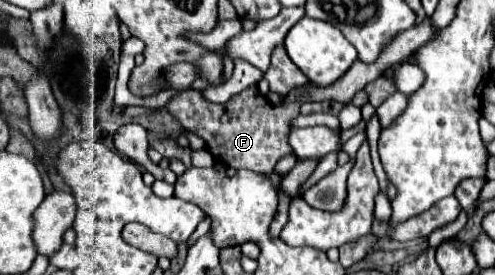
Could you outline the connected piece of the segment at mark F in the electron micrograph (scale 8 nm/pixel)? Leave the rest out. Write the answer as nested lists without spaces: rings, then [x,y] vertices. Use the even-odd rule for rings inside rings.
[[[427,17],[423,23],[413,25],[411,29],[397,33],[381,49],[377,61],[363,63],[361,59],[357,59],[351,65],[351,69],[345,75],[341,75],[341,79],[337,79],[335,83],[331,83],[327,87],[319,87],[319,85],[313,85],[313,83],[295,87],[293,91],[289,91],[289,95],[283,99],[281,105],[271,105],[267,101],[267,97],[263,97],[259,93],[259,87],[251,85],[249,89],[245,89],[239,95],[231,97],[223,105],[207,101],[199,89],[187,89],[187,91],[181,91],[175,97],[171,97],[169,103],[165,105],[165,109],[187,131],[197,133],[205,141],[205,149],[213,155],[213,159],[217,163],[223,163],[223,165],[227,165],[231,169],[251,169],[255,173],[269,175],[275,169],[275,165],[277,165],[277,161],[281,157],[293,153],[293,149],[289,145],[289,135],[293,131],[293,119],[299,115],[299,109],[301,109],[303,103],[311,103],[311,101],[341,101],[341,103],[349,103],[355,97],[357,91],[361,91],[367,83],[379,79],[381,75],[385,75],[387,69],[393,69],[395,65],[403,63],[403,59],[407,59],[421,43],[431,39],[435,31],[437,31],[437,27],[433,25],[431,17]]]

